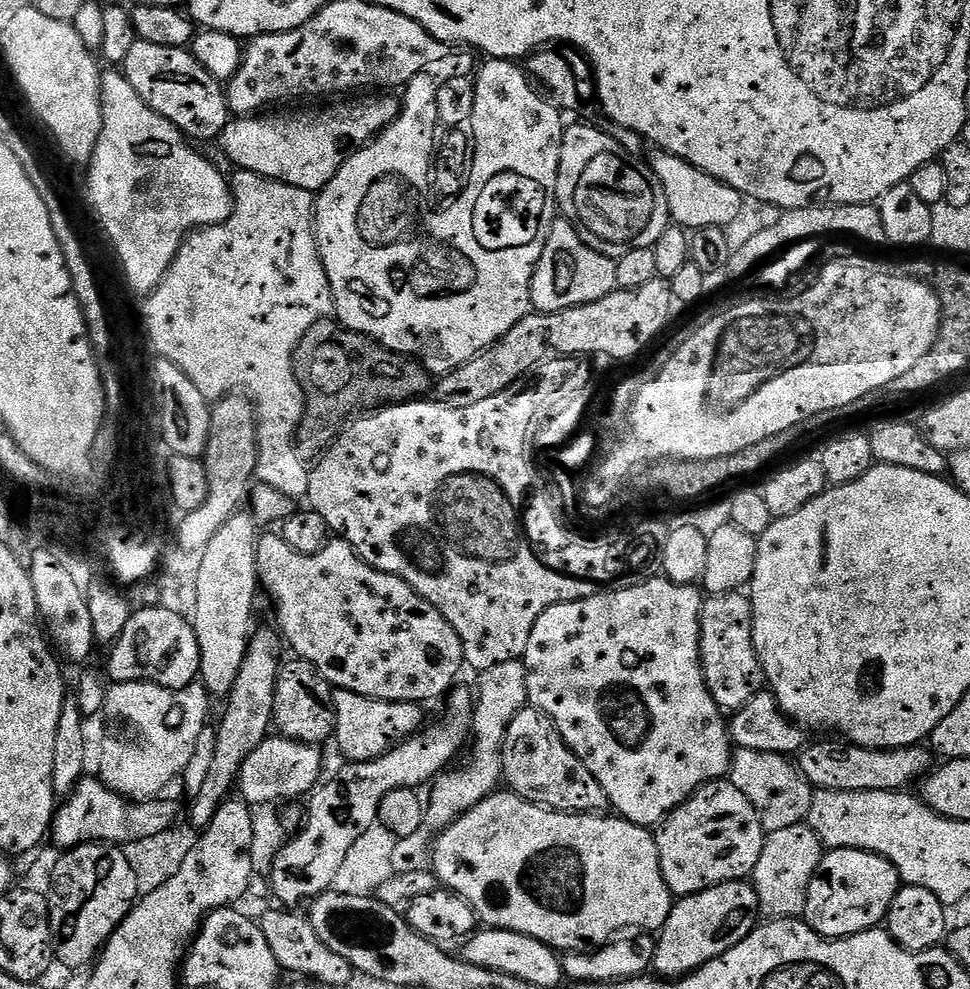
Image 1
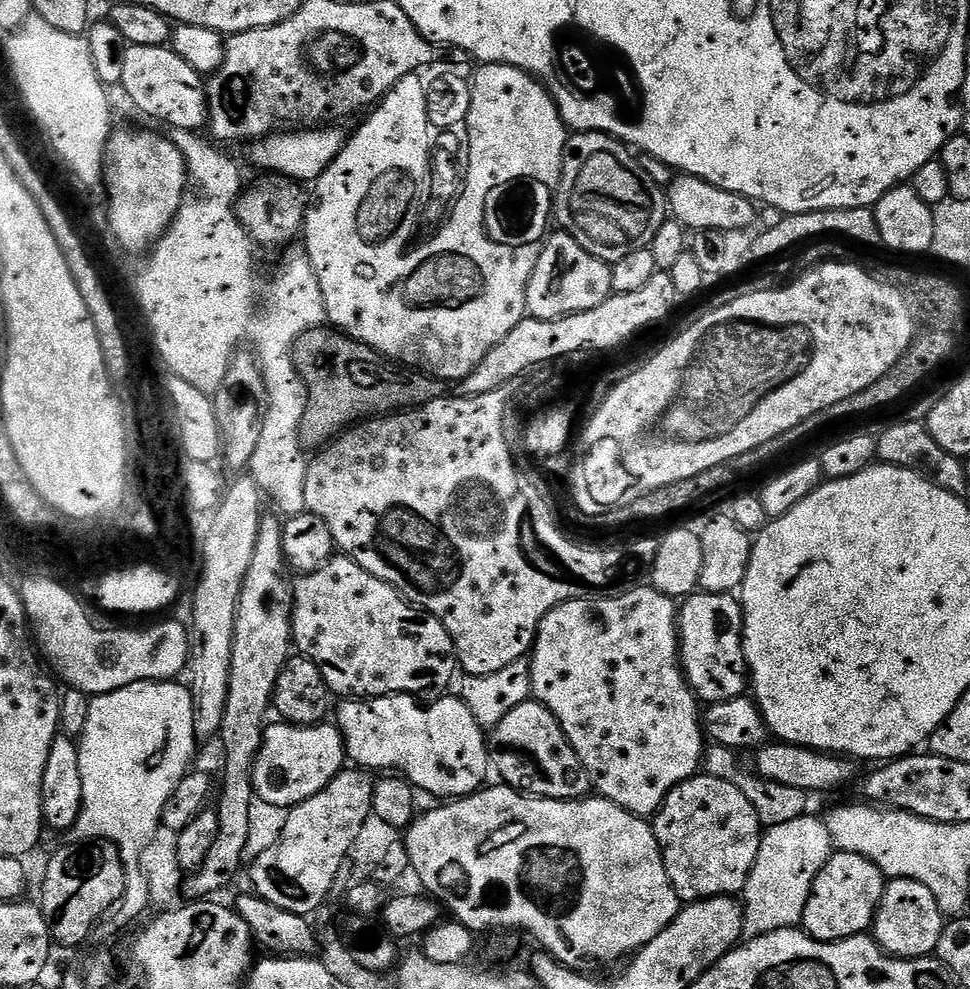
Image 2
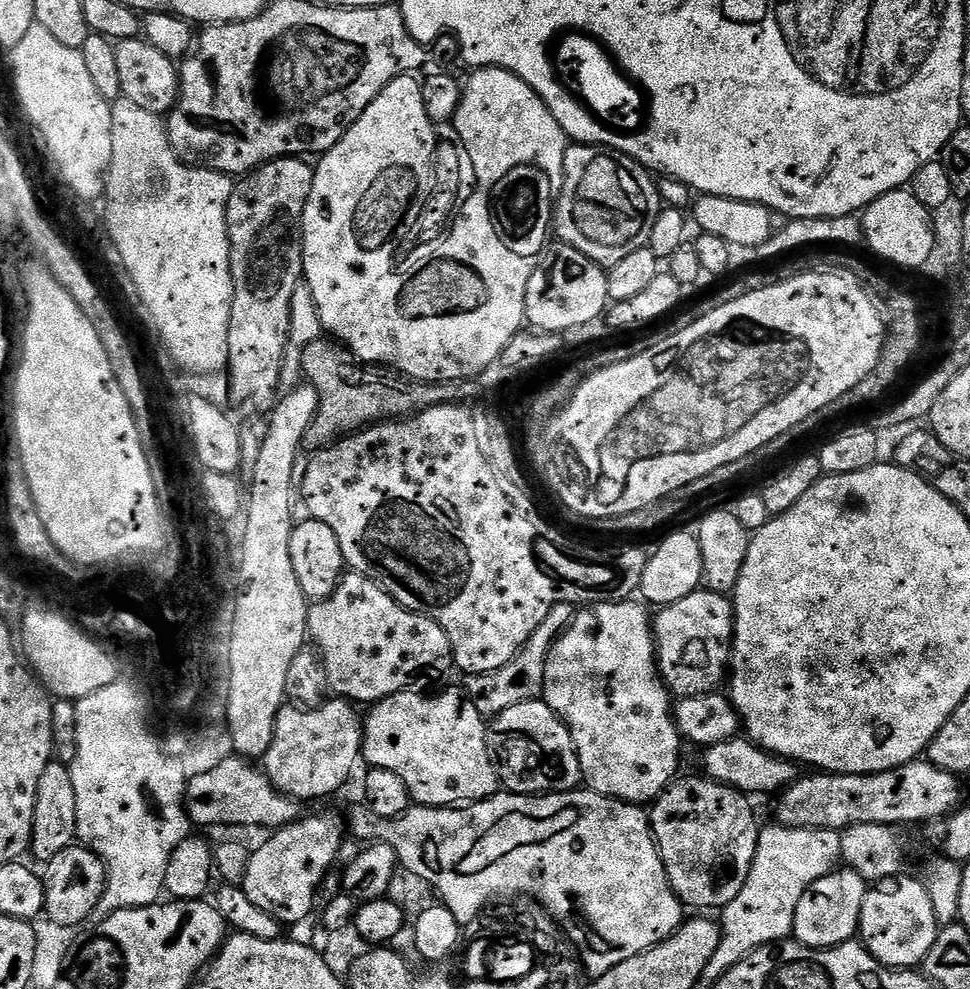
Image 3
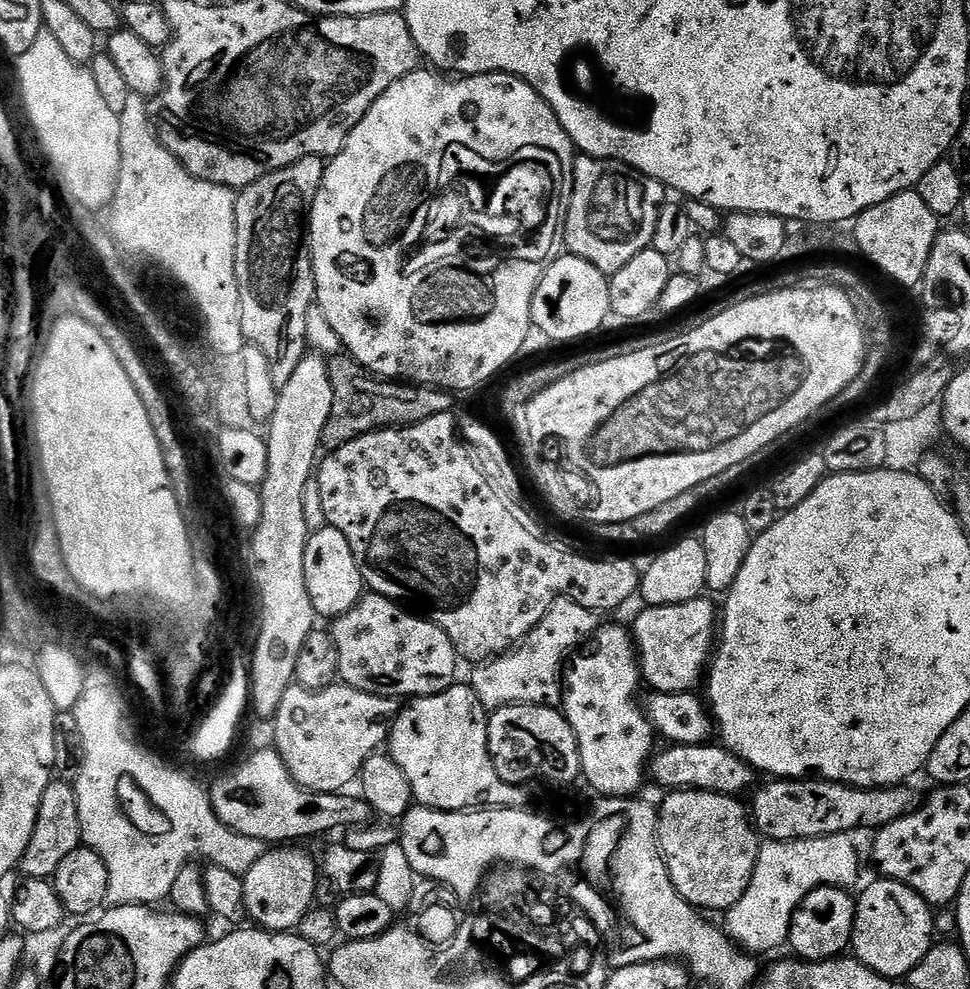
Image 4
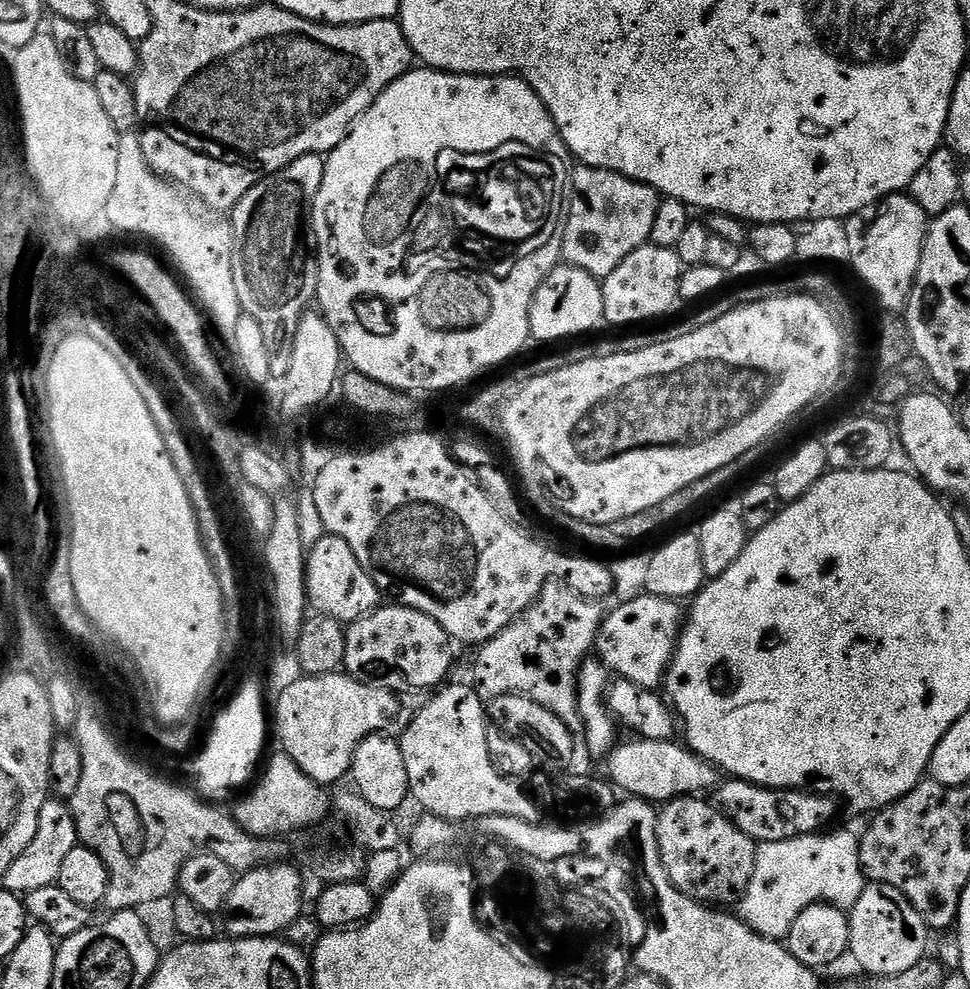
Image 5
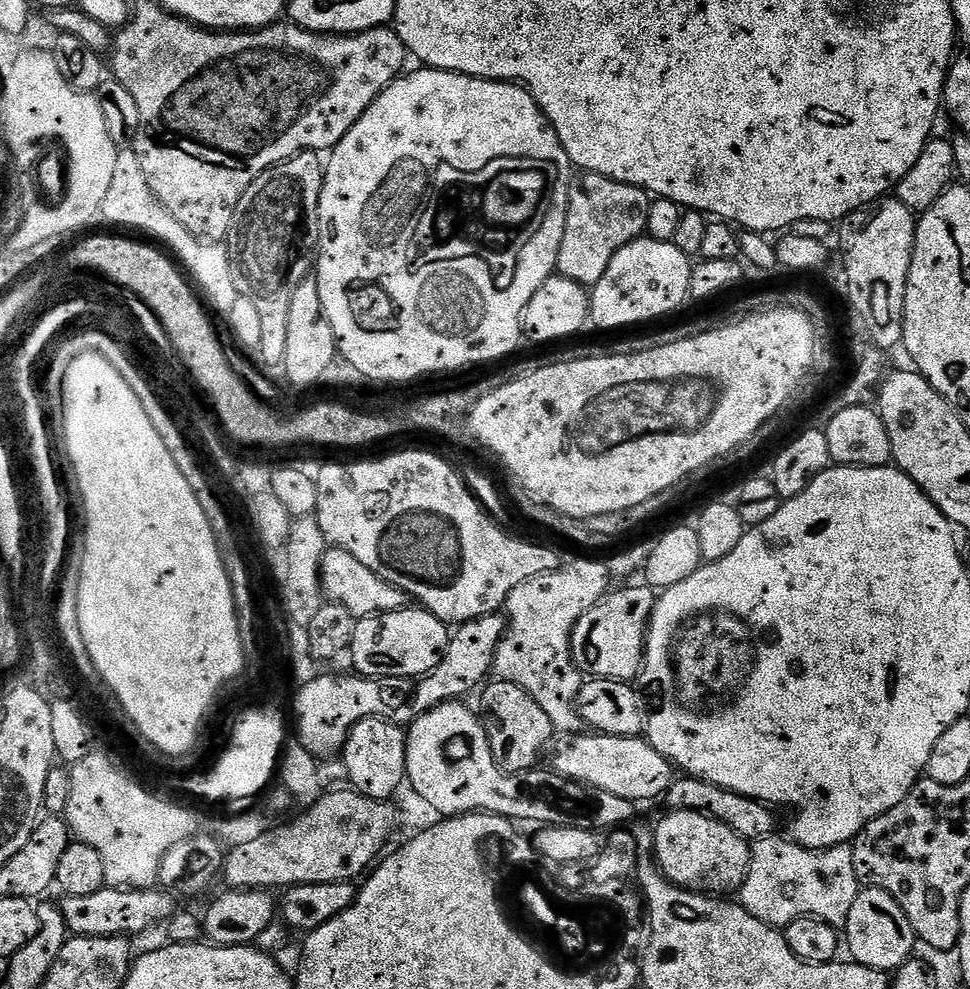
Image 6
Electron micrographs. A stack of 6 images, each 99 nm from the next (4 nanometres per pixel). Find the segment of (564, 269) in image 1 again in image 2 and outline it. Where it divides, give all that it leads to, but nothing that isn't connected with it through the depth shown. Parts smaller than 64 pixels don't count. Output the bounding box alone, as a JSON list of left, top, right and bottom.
[526,230,612,320]

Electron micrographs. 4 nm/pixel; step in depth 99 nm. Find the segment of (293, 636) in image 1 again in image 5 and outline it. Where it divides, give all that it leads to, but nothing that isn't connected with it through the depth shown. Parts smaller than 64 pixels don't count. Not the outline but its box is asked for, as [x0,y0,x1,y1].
[343,602,454,689]

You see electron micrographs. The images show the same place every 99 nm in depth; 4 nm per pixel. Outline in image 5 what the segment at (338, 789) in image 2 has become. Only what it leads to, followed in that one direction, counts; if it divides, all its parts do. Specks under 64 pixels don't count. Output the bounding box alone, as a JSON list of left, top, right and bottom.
[222,862,304,937]

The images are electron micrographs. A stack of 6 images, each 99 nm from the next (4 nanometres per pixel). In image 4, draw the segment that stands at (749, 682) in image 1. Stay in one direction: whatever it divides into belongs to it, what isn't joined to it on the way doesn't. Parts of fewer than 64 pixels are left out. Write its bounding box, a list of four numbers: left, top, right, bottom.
[630,598,718,694]

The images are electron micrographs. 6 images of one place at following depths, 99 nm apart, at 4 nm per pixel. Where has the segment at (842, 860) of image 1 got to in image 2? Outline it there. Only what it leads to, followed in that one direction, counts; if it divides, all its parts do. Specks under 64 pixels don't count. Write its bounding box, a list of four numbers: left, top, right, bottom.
[803,851,885,942]

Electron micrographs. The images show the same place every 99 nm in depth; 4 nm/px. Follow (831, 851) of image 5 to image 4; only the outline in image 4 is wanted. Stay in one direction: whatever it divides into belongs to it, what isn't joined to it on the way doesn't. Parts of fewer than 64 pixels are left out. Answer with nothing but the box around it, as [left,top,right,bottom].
[722,833,860,954]

